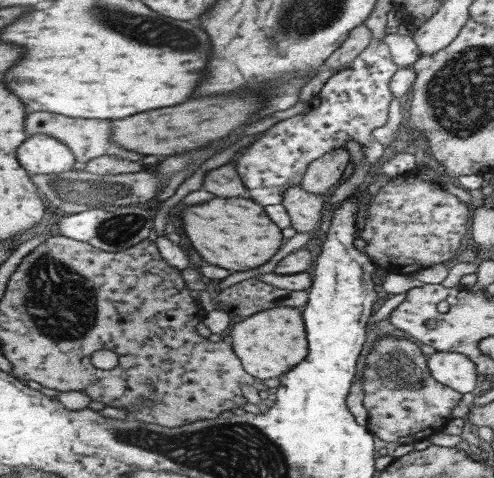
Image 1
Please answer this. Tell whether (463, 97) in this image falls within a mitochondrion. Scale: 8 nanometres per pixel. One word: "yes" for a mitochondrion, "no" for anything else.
yes

